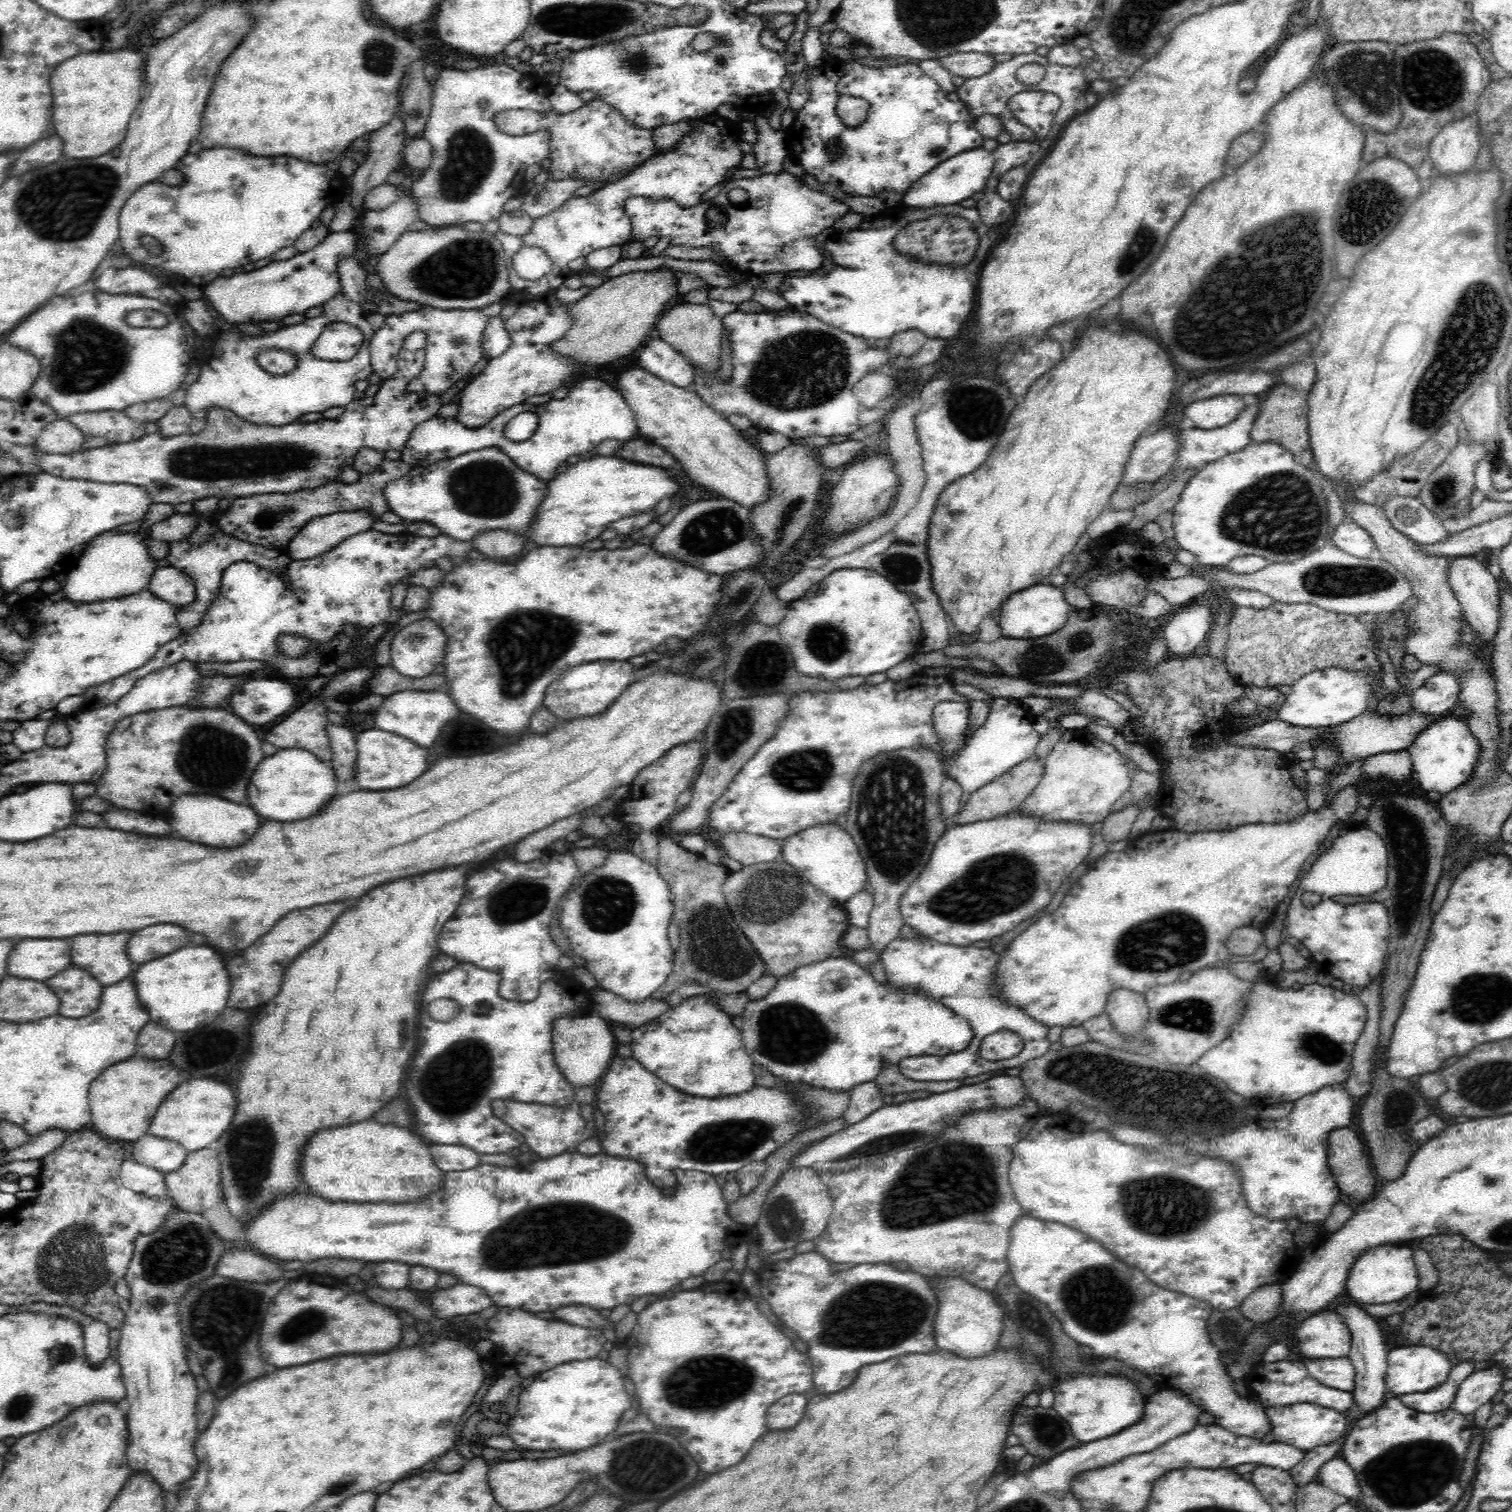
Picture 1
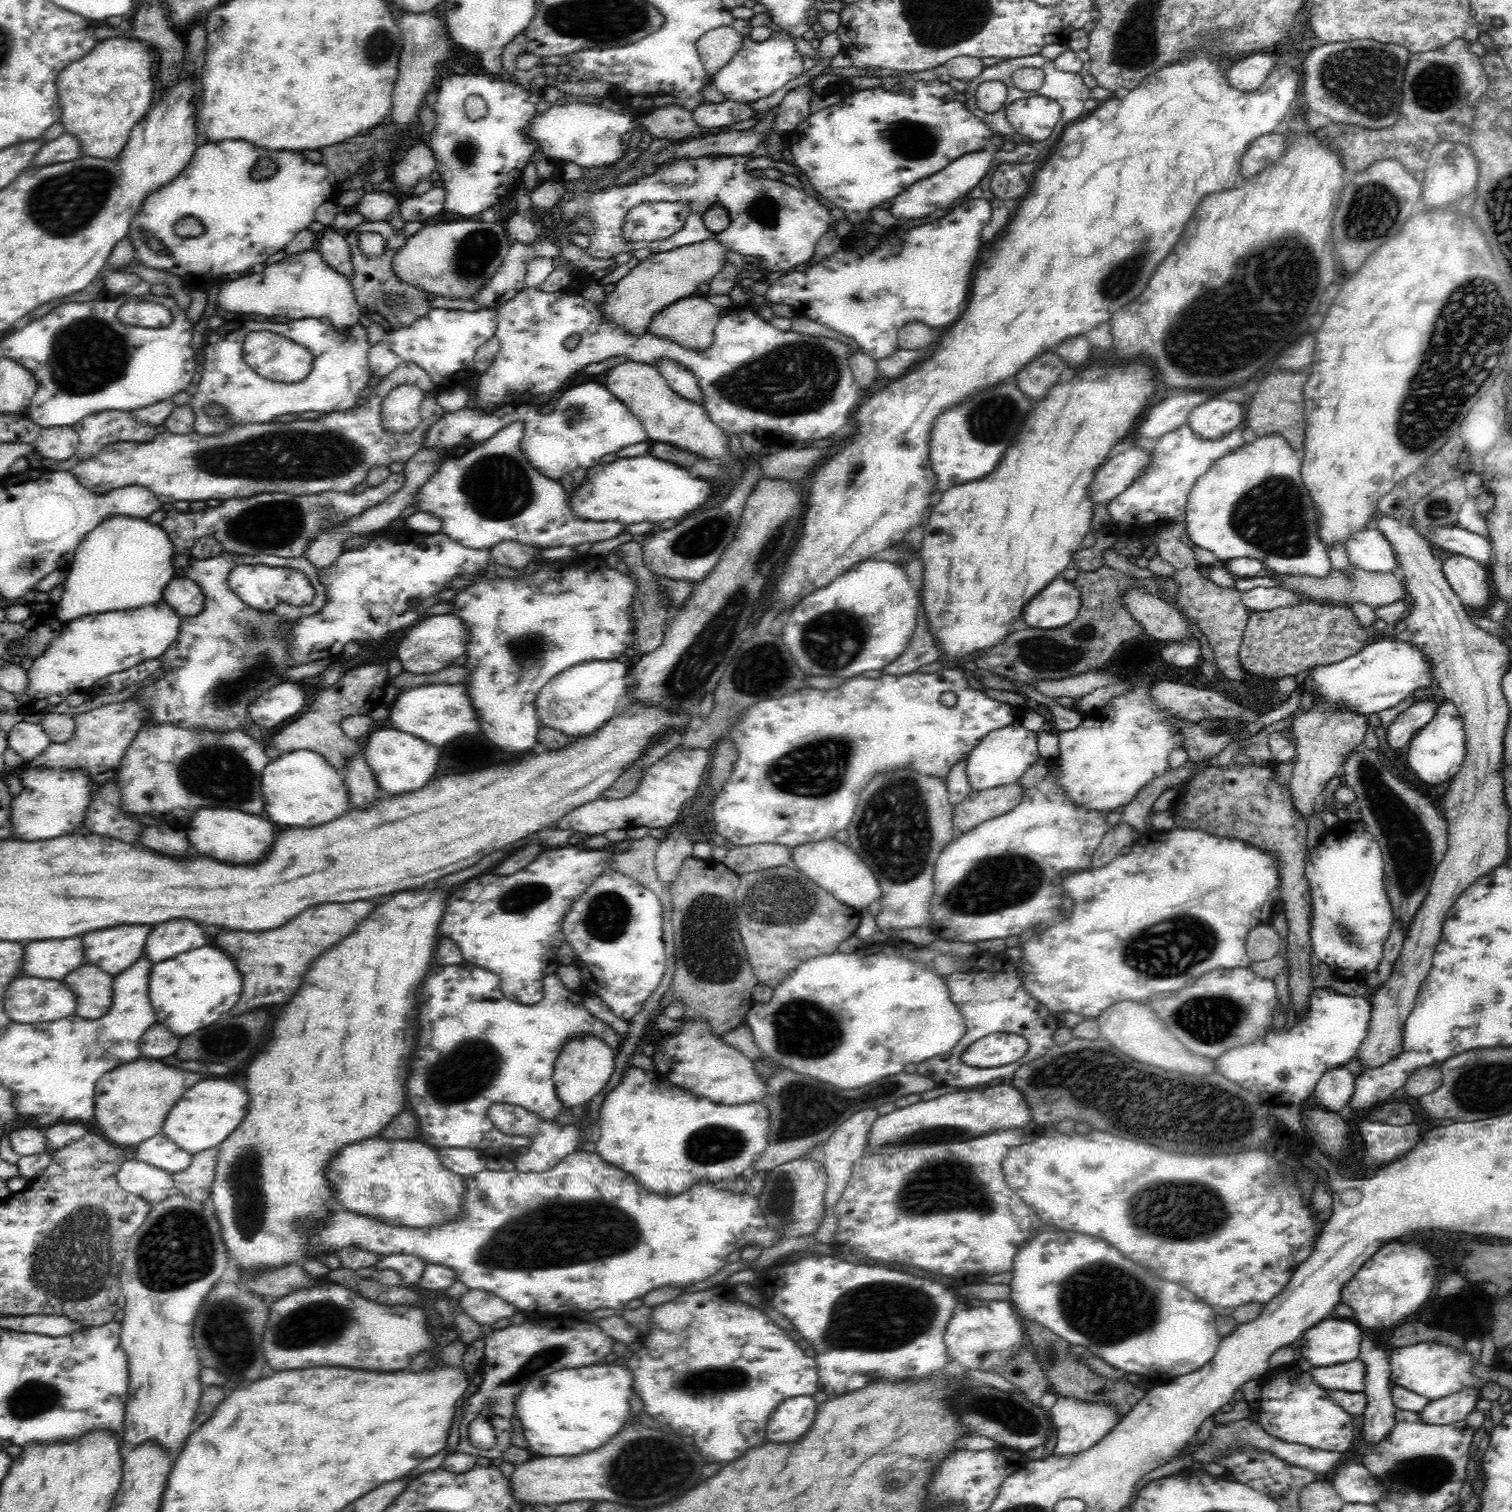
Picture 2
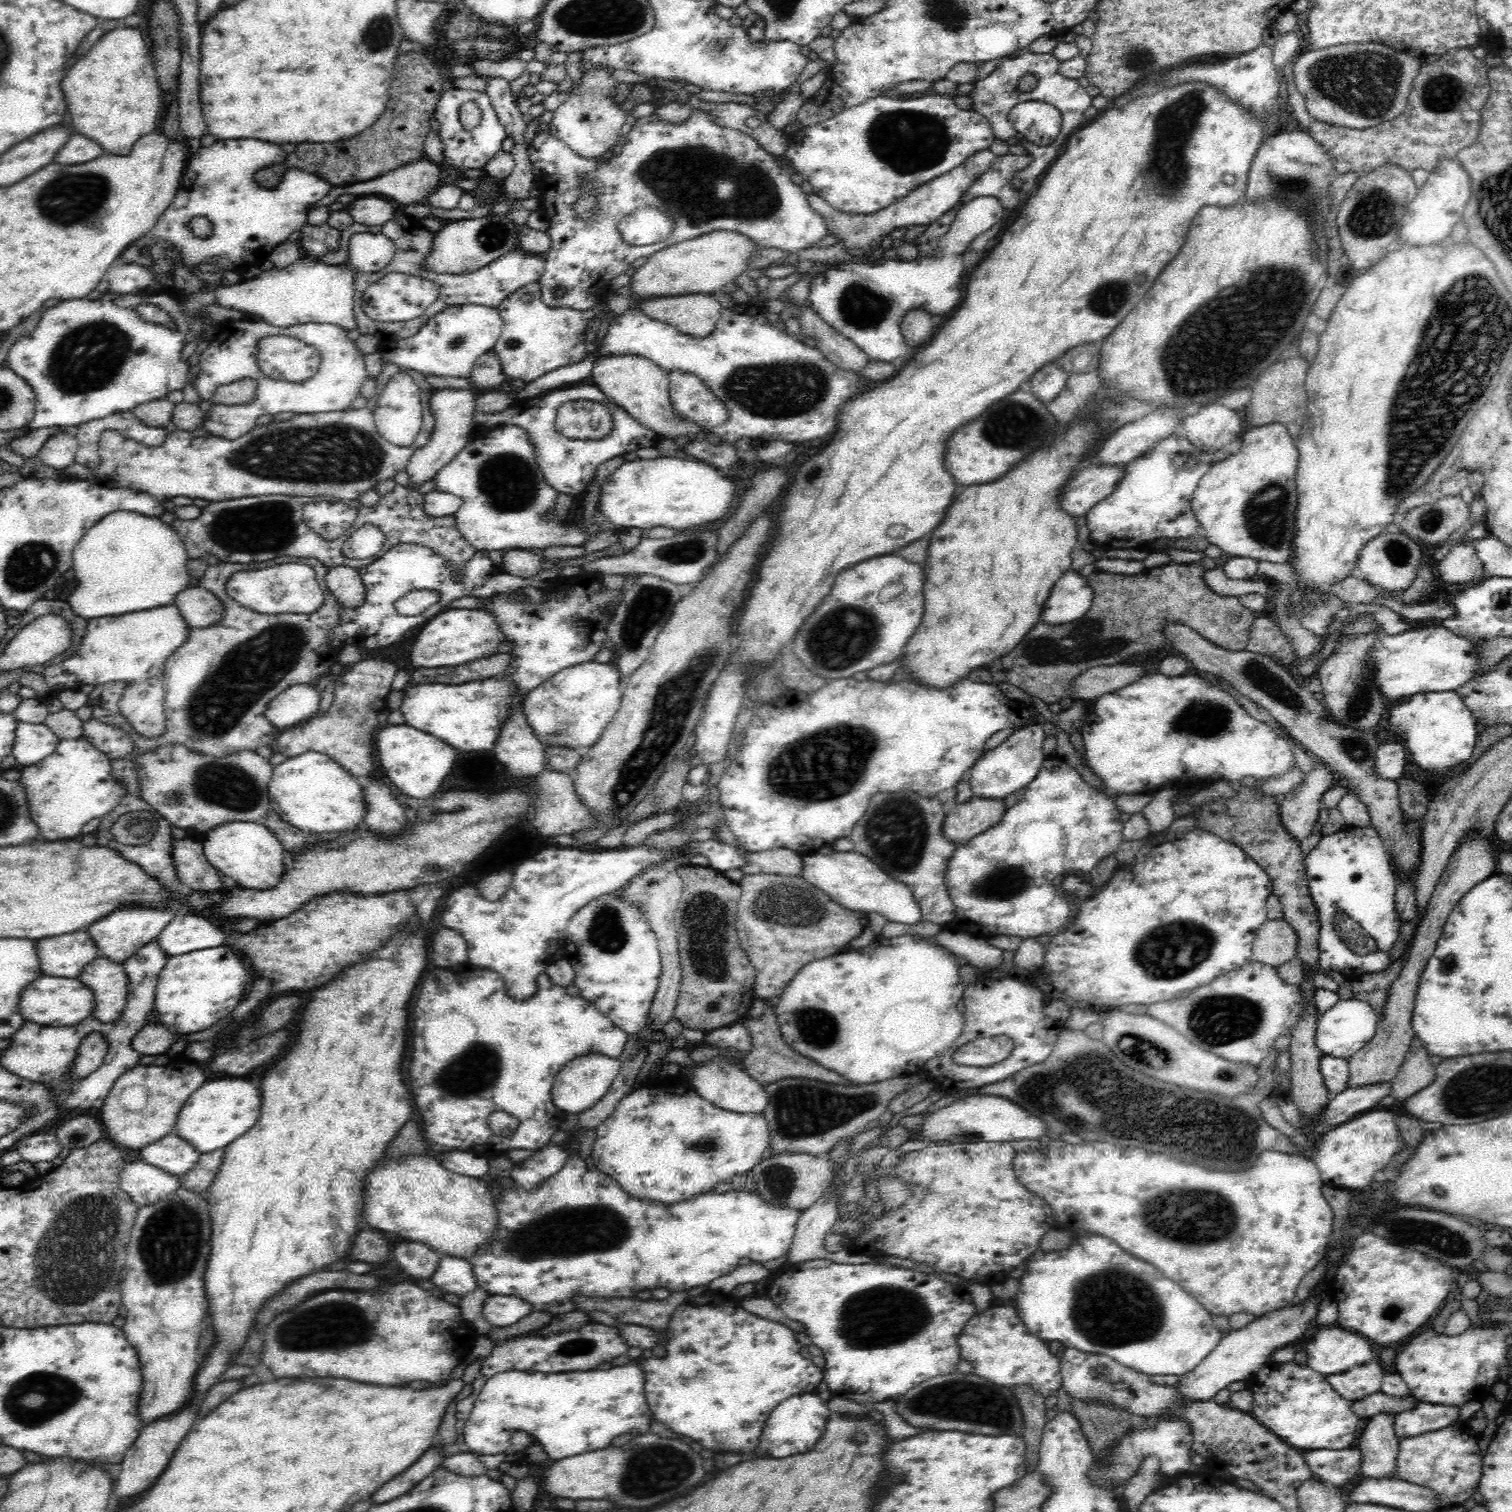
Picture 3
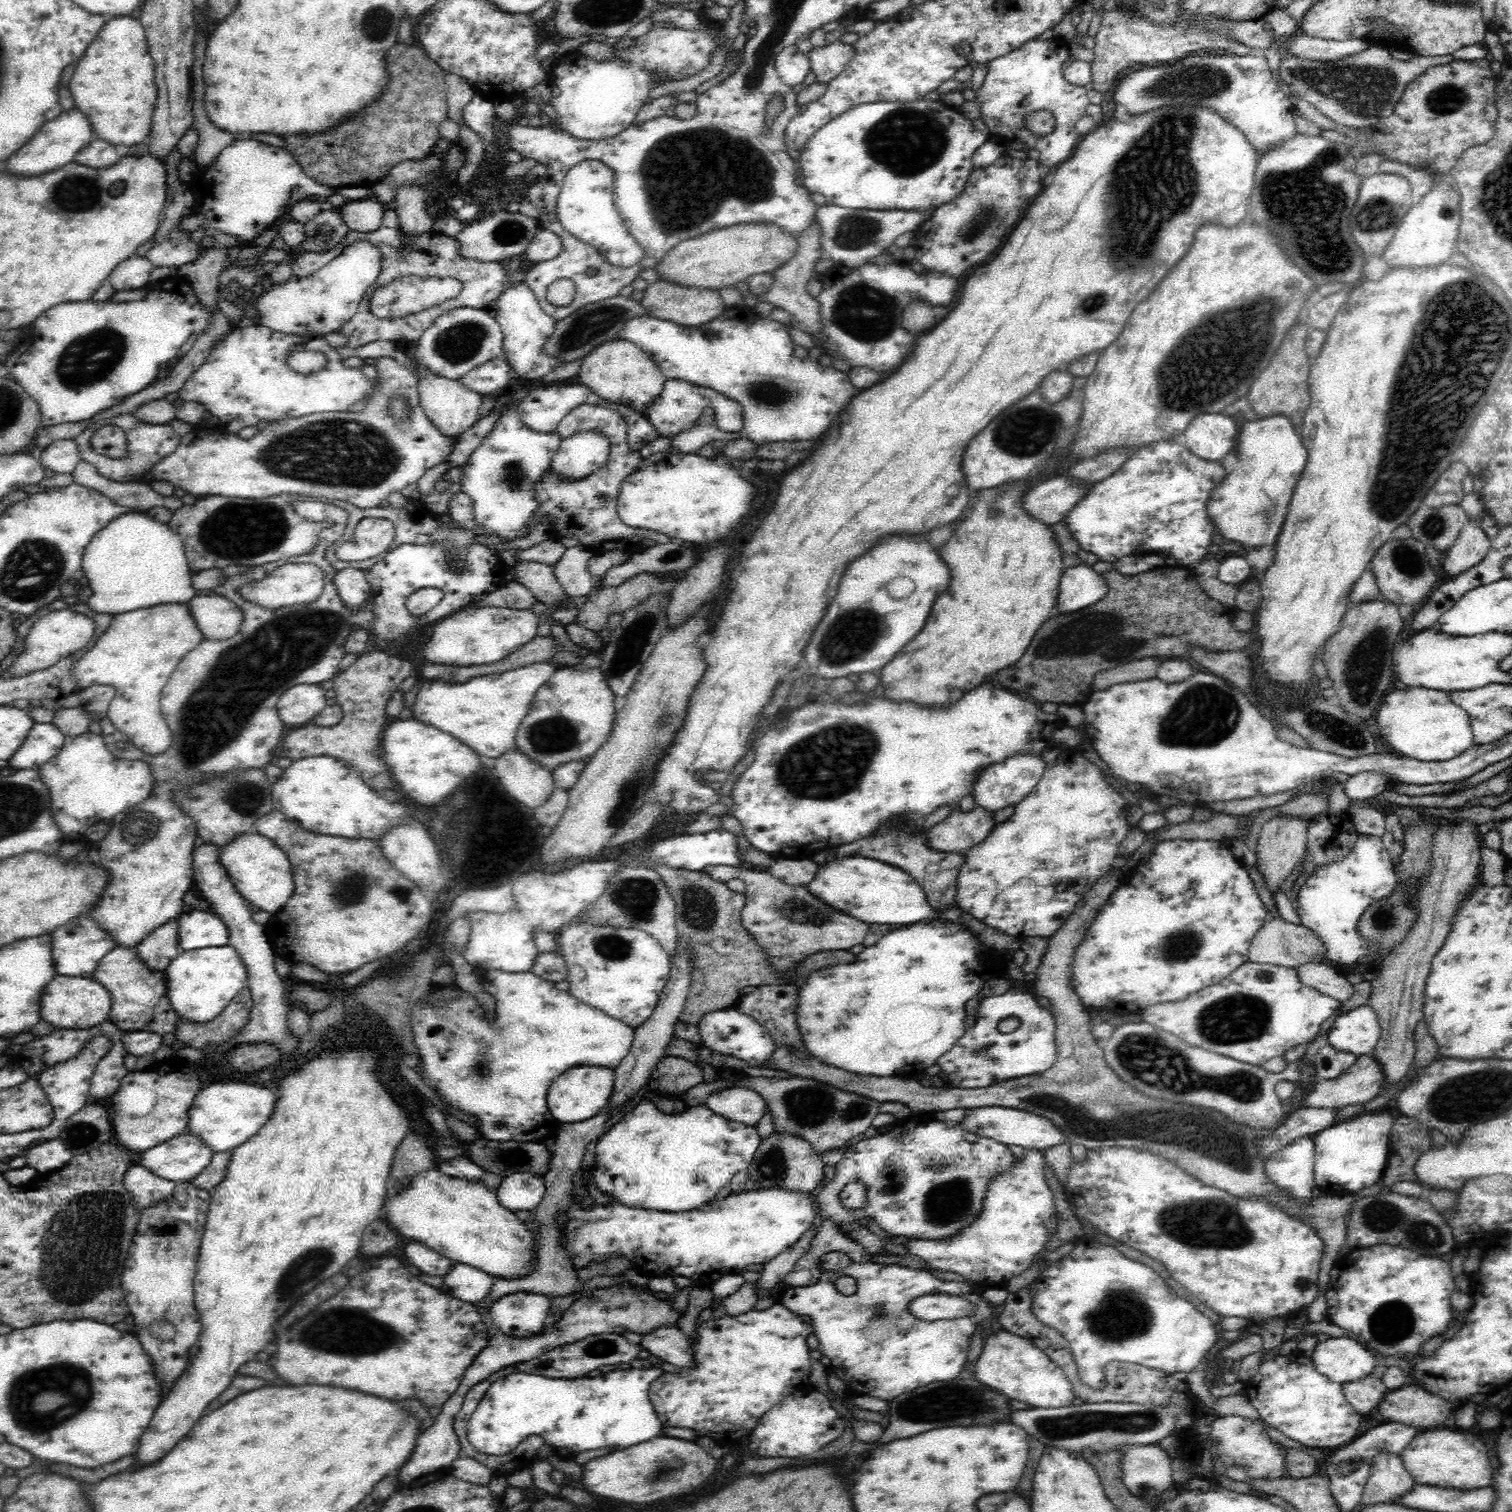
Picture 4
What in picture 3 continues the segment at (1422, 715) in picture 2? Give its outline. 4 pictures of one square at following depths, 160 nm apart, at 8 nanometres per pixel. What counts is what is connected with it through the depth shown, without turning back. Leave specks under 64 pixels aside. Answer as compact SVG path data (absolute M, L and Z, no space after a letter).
M1393 738L1378 747L1372 762L1372 773L1384 781L1397 781L1406 764L1406 750L1402 739Z

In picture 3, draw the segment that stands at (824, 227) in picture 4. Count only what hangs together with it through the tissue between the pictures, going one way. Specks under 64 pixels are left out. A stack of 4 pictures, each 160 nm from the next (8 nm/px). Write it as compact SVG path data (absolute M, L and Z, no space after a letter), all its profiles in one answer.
M990 149L977 152L969 156L960 166L953 168L950 172L931 180L928 184L908 194L907 197L878 212L872 212L872 214L842 212L838 208L832 208L832 205L828 204L827 200L820 198L814 192L808 195L808 200L814 211L822 217L827 234L837 238L834 244L840 244L842 249L846 251L862 249L862 251L867 253L873 250L873 245L875 246L876 242L880 243L884 236L889 236L894 230L912 228L912 226L916 228L916 226L922 226L922 224L932 224L944 212L948 212L951 208L957 206L969 186L990 168L996 157Z

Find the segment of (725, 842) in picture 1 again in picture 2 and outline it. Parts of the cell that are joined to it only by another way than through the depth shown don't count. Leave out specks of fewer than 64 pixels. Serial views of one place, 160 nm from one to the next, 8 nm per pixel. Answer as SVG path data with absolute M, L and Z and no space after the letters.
M781 844L739 846L733 850L729 849L723 863L740 877L781 866L796 869L796 863L792 860L792 851L790 847Z

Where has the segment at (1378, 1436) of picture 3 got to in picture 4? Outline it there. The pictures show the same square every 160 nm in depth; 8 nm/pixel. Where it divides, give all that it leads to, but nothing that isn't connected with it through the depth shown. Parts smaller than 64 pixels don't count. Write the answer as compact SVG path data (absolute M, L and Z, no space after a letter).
M1380 1454L1371 1466L1372 1474L1363 1490L1362 1506L1398 1503L1417 1483L1403 1465L1400 1455Z

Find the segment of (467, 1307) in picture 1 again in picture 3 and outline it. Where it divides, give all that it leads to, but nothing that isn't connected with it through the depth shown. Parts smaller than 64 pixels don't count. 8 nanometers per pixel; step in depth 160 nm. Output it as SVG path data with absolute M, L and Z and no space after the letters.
M490 1295L483 1306L484 1318L500 1328L520 1322L532 1311L532 1305L517 1296Z

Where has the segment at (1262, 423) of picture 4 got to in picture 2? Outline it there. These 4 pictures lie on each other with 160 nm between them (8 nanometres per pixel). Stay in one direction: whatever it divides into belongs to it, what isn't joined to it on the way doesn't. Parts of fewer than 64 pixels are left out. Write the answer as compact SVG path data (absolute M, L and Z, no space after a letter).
M1270 432L1266 436L1260 436L1251 443L1244 444L1242 447L1238 447L1234 453L1227 454L1222 459L1216 460L1211 468L1198 480L1188 495L1186 505L1186 516L1185 516L1185 530L1187 530L1190 540L1196 544L1196 547L1204 548L1204 550L1210 550L1214 552L1220 560L1232 560L1235 558L1248 557L1249 559L1256 559L1263 563L1269 569L1280 575L1308 575L1310 577L1316 577L1317 580L1326 580L1325 578L1331 573L1331 560L1329 554L1324 549L1324 545L1318 541L1316 537L1317 517L1314 511L1314 505L1312 505L1312 499L1308 495L1308 490L1304 487L1302 480L1300 480L1301 470L1301 453L1292 449L1289 442L1279 432Z

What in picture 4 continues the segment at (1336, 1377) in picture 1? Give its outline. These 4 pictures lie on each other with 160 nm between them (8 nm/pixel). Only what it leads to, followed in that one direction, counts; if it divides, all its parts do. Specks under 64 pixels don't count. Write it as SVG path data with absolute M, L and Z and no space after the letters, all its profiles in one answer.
M1374 1374L1343 1384L1342 1388L1352 1409L1363 1417L1375 1412L1378 1405L1390 1392L1389 1388L1383 1383L1383 1379L1376 1378Z

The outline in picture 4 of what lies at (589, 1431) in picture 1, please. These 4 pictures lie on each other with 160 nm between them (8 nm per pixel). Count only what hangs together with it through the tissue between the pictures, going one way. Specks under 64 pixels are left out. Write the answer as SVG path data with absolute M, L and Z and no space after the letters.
M654 1367L636 1370L629 1368L611 1371L602 1374L600 1378L590 1380L550 1380L535 1374L512 1373L489 1385L487 1393L468 1422L468 1440L476 1450L494 1456L512 1452L528 1439L528 1436L534 1435L540 1436L545 1444L552 1446L557 1456L580 1454L604 1446L612 1450L624 1450L634 1444L648 1442L654 1436L662 1436L662 1422L658 1420L654 1406L648 1400L648 1386L665 1373L662 1369Z

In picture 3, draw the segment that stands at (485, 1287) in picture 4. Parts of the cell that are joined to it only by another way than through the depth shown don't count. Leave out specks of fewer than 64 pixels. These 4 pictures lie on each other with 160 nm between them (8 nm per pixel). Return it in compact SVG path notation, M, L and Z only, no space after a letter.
M442 1256L431 1279L443 1293L451 1292L458 1297L479 1287L472 1265L466 1259L454 1256Z

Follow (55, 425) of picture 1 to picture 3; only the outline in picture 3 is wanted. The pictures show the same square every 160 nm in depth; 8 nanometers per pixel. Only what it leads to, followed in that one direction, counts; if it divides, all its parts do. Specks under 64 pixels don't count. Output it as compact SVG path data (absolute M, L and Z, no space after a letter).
M73 432L58 433L47 440L40 453L38 461L57 471L63 471L75 463L76 454L79 452L79 442Z

